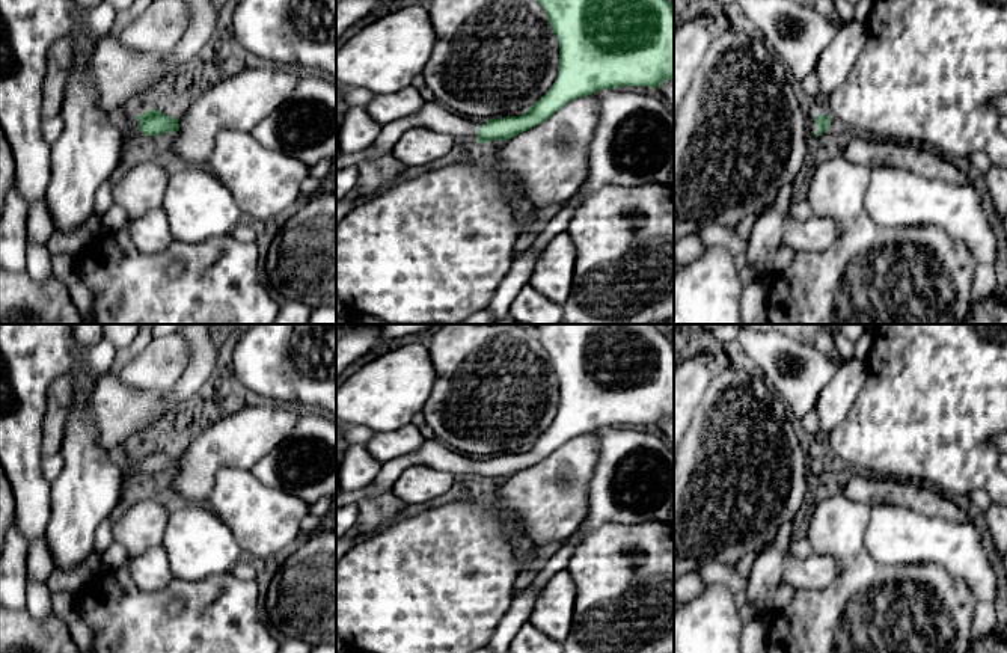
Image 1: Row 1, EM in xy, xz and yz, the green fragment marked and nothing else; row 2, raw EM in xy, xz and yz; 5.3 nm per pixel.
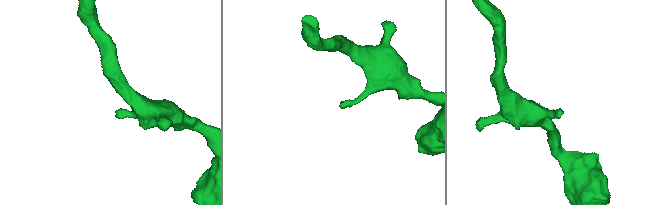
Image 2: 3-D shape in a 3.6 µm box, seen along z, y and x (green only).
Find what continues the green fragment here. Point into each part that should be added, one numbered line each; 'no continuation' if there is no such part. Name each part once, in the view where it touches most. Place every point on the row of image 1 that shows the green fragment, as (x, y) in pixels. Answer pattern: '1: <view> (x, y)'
1: xy (122, 118)

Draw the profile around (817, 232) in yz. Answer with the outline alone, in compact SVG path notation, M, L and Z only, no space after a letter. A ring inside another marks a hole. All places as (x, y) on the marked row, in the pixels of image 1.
M787 213L782 222L781 244L794 252L825 250L835 243L838 237L837 225L826 216L813 214L807 222L797 222Z

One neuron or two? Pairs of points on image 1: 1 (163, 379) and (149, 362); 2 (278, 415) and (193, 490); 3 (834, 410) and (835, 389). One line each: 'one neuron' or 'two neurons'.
1: one neuron
2: one neuron
3: one neuron

